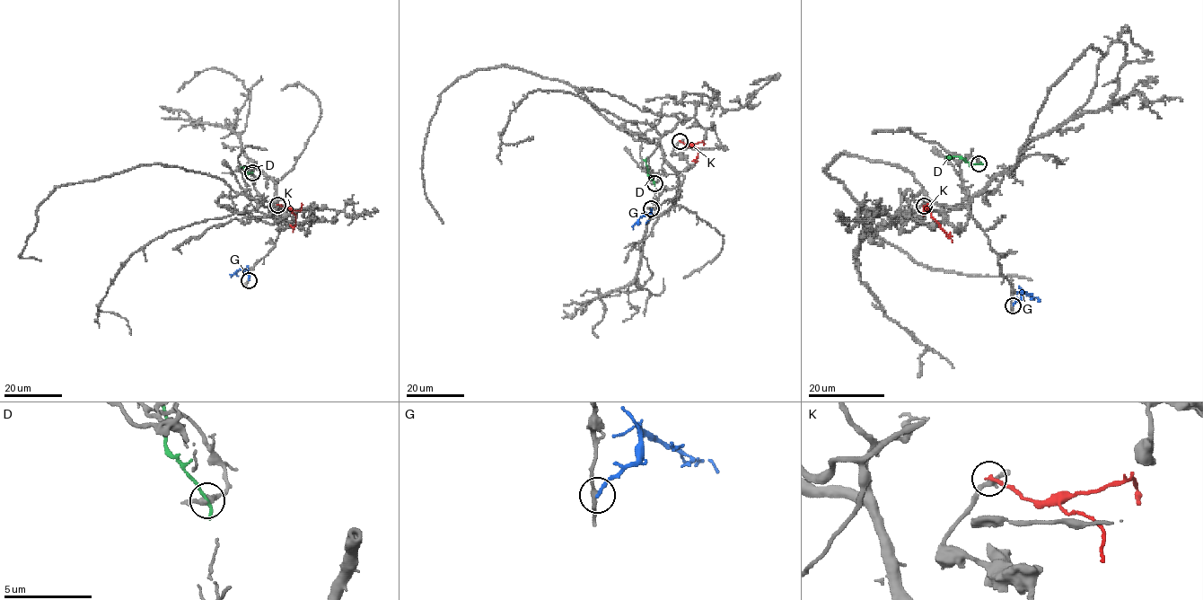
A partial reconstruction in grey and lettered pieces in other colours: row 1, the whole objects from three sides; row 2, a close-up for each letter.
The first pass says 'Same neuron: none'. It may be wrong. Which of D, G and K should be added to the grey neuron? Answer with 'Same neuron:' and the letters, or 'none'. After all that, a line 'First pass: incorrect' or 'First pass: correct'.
Same neuron: none
First pass: correct

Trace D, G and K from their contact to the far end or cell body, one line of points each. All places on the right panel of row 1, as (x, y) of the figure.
D: (979, 163), (948, 155)
G: (1013, 305), (1020, 298), (1021, 290), (1039, 300)
K: (924, 207), (952, 242)

